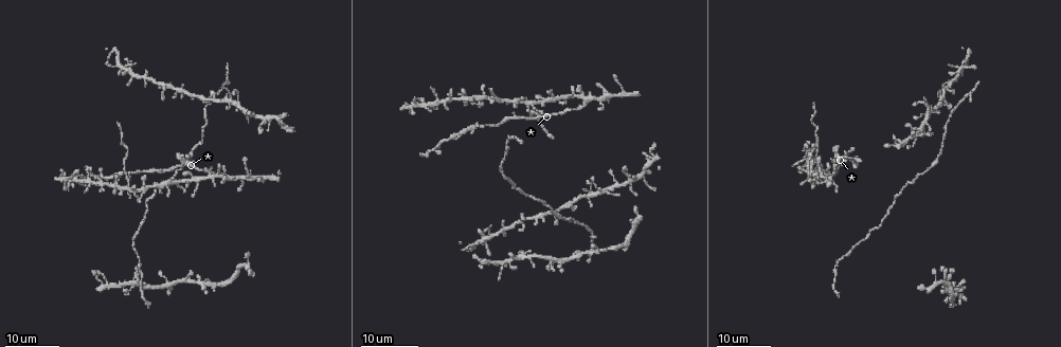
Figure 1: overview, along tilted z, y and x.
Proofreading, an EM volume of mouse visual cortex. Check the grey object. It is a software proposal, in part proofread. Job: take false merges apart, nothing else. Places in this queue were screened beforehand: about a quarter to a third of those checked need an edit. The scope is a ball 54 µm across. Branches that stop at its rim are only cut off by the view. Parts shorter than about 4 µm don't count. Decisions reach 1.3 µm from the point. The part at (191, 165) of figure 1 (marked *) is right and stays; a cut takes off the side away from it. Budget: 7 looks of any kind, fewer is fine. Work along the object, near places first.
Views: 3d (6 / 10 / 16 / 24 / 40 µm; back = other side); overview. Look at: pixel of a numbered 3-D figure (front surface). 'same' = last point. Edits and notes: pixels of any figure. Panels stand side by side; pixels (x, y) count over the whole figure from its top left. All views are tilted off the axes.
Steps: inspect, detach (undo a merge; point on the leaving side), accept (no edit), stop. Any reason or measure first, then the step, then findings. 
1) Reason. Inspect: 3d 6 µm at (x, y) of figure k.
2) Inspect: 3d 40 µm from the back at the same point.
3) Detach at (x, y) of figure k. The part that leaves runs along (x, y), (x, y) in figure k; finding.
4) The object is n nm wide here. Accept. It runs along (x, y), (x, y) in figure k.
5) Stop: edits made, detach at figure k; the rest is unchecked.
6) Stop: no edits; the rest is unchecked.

Inspect: 3d 16 µm at (579, 105) of figure 1.

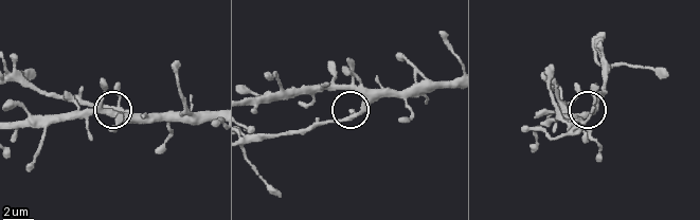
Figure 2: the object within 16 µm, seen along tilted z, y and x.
Inspect: 3d 10 µm at (351, 115) of figure 2.

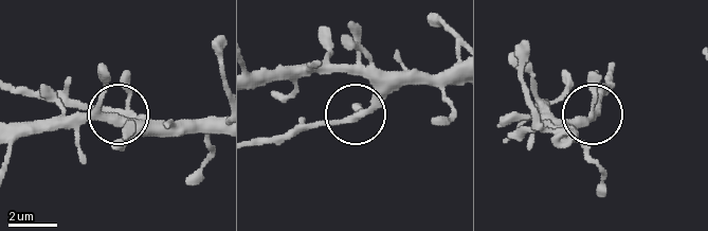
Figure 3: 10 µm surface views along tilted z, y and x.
The object is 230 nm wide here. Accept. It runs along (259, 140), (333, 123), (364, 109), (405, 71) in figure 3; one neuron here.

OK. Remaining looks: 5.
A fork. Inspect: 3d 16 µm at (843, 156) of figure 1.

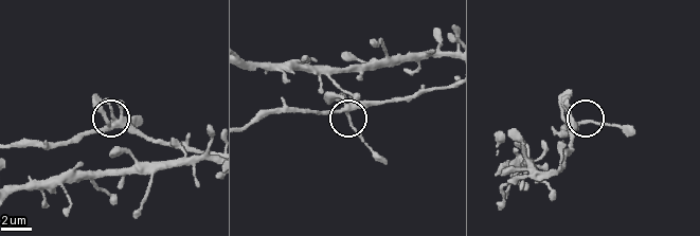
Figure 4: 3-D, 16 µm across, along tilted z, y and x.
Closer look. Inspect: 3d 6 µm at (347, 115) of figure 4.

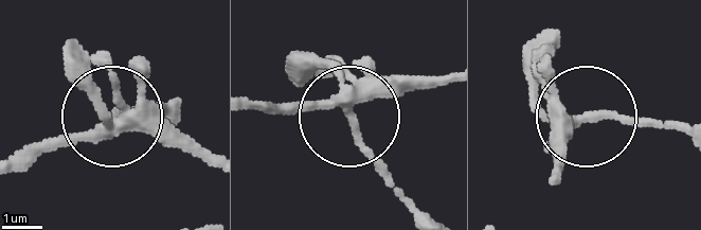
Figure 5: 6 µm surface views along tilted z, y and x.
The side arm is 27 µm long. Accept. Continuous, no second neuron.

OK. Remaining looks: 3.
Looks like a crossing. Inspect: 3d 24 µm at (479, 102) of figure 1.

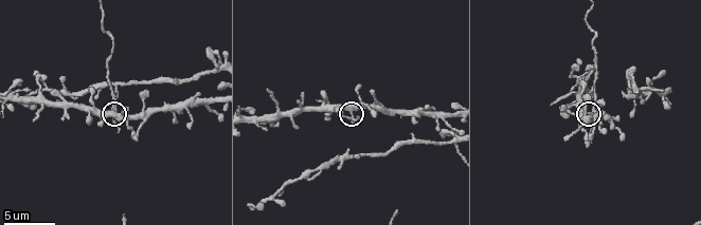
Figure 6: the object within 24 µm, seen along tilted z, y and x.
Inspect: 3d 10 µm at (351, 113) of figure 6.

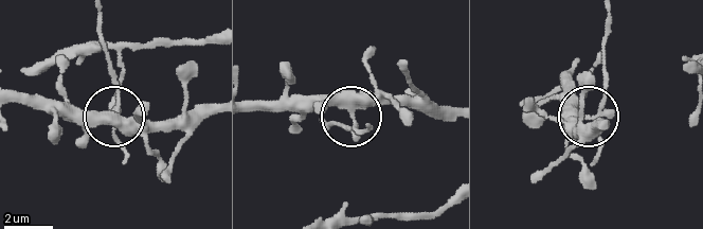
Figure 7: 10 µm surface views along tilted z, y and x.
4 arms meet here. Detach at (111, 76) of figure 7. The part that leaves runs along (120, 109), (119, 81), (101, 20) in figure 7; two neurons meet here.

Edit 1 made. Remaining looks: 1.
Stop: edits made, detach at figure 7; the rest is unchecked.

